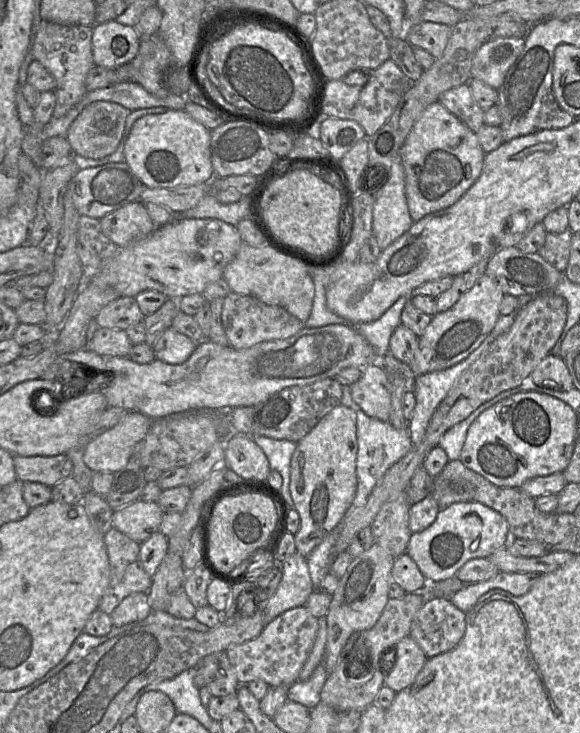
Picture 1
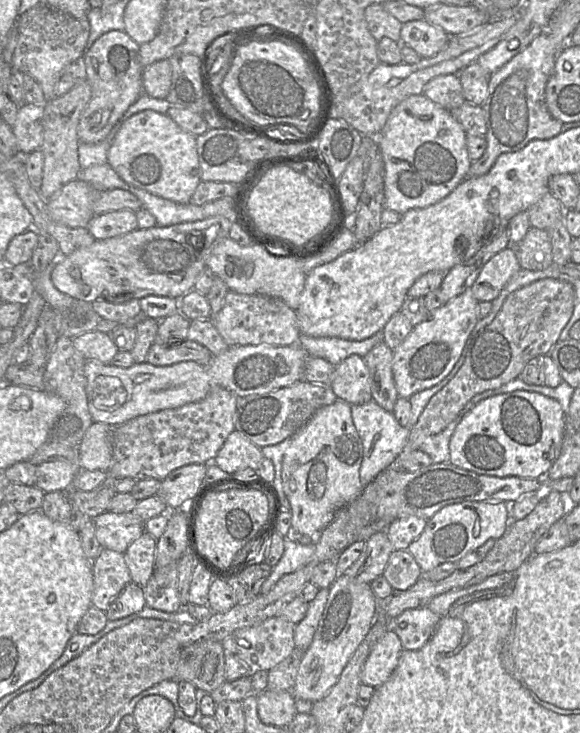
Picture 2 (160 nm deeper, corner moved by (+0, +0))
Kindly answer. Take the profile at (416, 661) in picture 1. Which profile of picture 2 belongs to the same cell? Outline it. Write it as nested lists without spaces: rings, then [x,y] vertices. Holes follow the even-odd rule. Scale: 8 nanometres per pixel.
[[[388,630],[372,648],[361,674],[362,684],[379,687],[392,675],[404,650],[398,635]]]

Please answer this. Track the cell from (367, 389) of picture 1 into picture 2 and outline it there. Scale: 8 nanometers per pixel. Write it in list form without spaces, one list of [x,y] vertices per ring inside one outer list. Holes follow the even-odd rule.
[[[352,354],[336,365],[330,386],[338,399],[361,405],[372,400],[369,370],[364,358]]]

